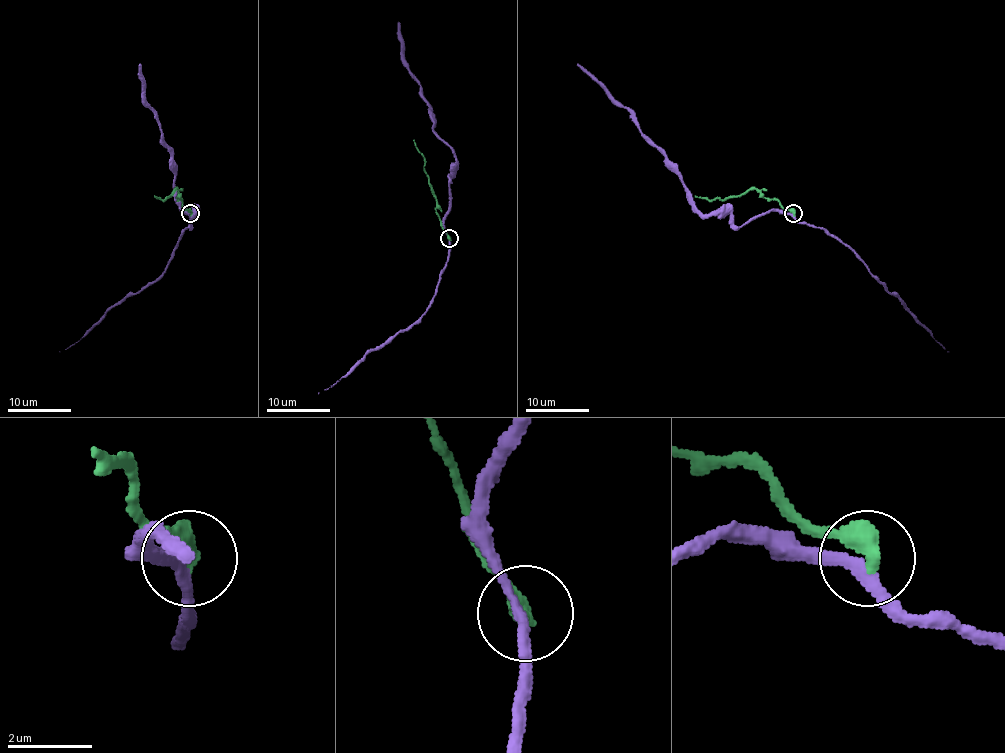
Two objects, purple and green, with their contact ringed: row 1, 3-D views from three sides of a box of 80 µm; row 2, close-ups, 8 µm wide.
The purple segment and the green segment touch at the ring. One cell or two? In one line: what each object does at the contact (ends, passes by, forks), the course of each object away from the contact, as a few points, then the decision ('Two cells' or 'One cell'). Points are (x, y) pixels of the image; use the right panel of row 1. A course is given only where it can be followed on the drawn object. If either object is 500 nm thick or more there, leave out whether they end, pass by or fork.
At the ring purple passes by. At the ring green ends. Course of purple: (793, 214), (771, 211), (739, 226), (728, 214), (703, 214), (678, 168), (634, 116), (577, 64). Course of green: (793, 214), (776, 200), (764, 198), (755, 189), (722, 200), (695, 195). Two cells

